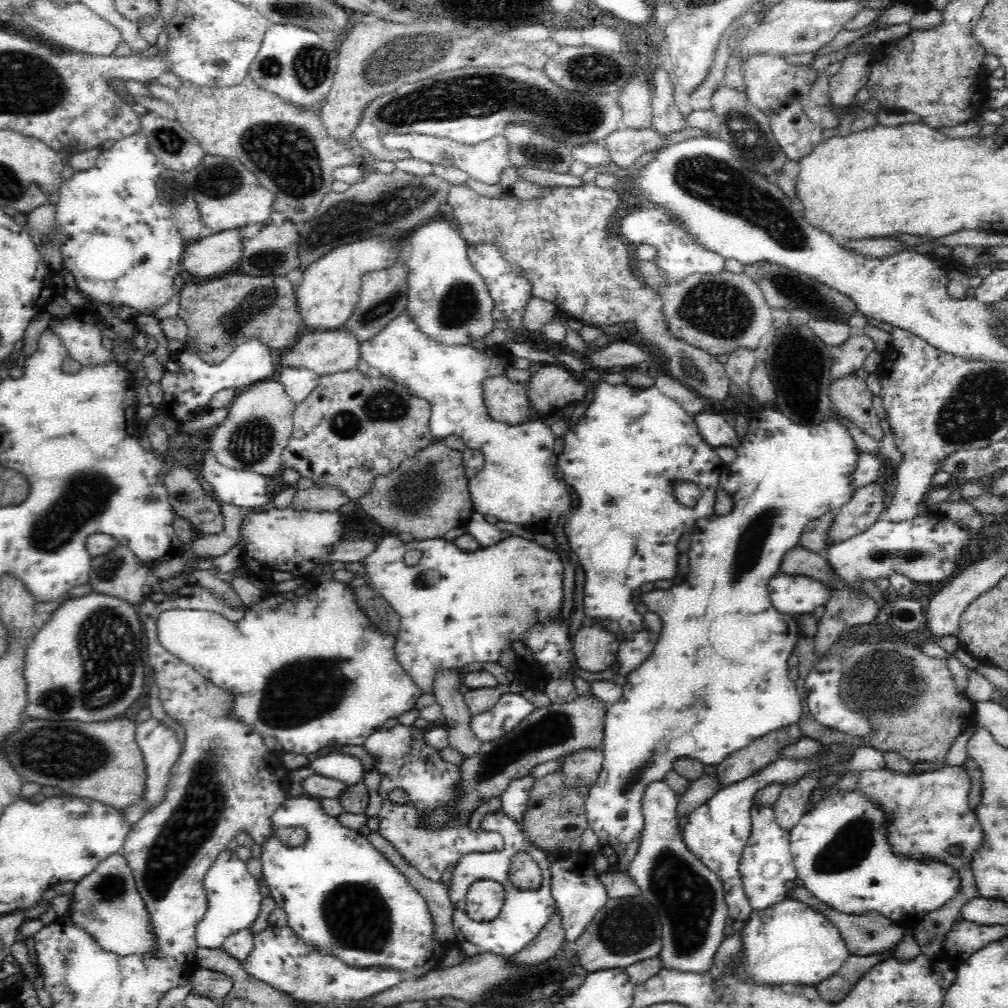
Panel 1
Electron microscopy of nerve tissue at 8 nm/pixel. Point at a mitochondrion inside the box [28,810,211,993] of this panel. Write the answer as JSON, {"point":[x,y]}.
{"point":[111,887]}

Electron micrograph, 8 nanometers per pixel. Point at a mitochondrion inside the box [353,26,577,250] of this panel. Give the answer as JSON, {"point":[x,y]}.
{"point":[396,57]}

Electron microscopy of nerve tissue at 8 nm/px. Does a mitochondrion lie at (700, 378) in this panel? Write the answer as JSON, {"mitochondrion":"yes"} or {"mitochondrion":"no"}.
{"mitochondrion":"yes"}

